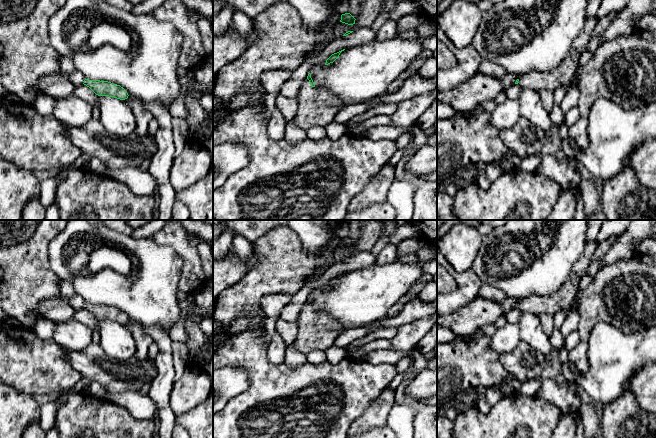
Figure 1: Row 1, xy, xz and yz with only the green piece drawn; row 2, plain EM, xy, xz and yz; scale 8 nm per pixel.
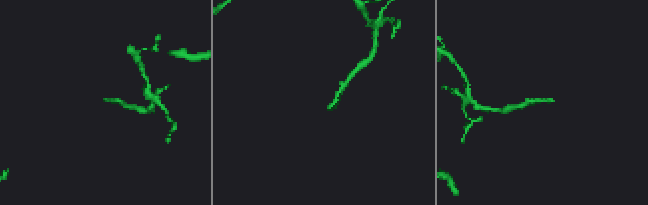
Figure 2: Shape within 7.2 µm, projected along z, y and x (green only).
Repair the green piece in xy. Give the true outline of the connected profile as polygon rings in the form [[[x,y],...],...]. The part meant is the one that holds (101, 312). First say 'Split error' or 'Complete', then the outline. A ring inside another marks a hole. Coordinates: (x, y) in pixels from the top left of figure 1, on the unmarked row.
Complete. [[[85,303],[83,308],[98,320],[109,320],[120,324],[125,324],[129,320],[123,311],[108,305]]]

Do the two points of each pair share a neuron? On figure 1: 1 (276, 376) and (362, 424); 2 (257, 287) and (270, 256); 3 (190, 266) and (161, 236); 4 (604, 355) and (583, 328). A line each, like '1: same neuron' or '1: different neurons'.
1: different neurons
2: same neuron
3: same neuron
4: different neurons

